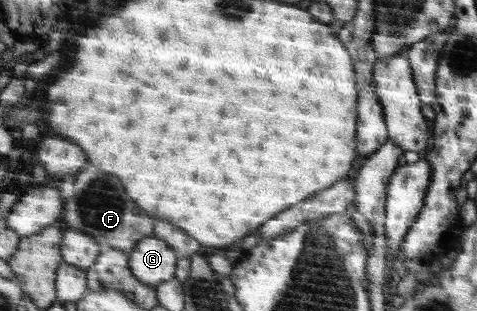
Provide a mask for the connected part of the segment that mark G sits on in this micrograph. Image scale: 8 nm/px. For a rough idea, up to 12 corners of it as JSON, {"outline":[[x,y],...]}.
{"outline":[[159,235],[142,238],[129,268],[156,287],[175,277],[179,256]]}

